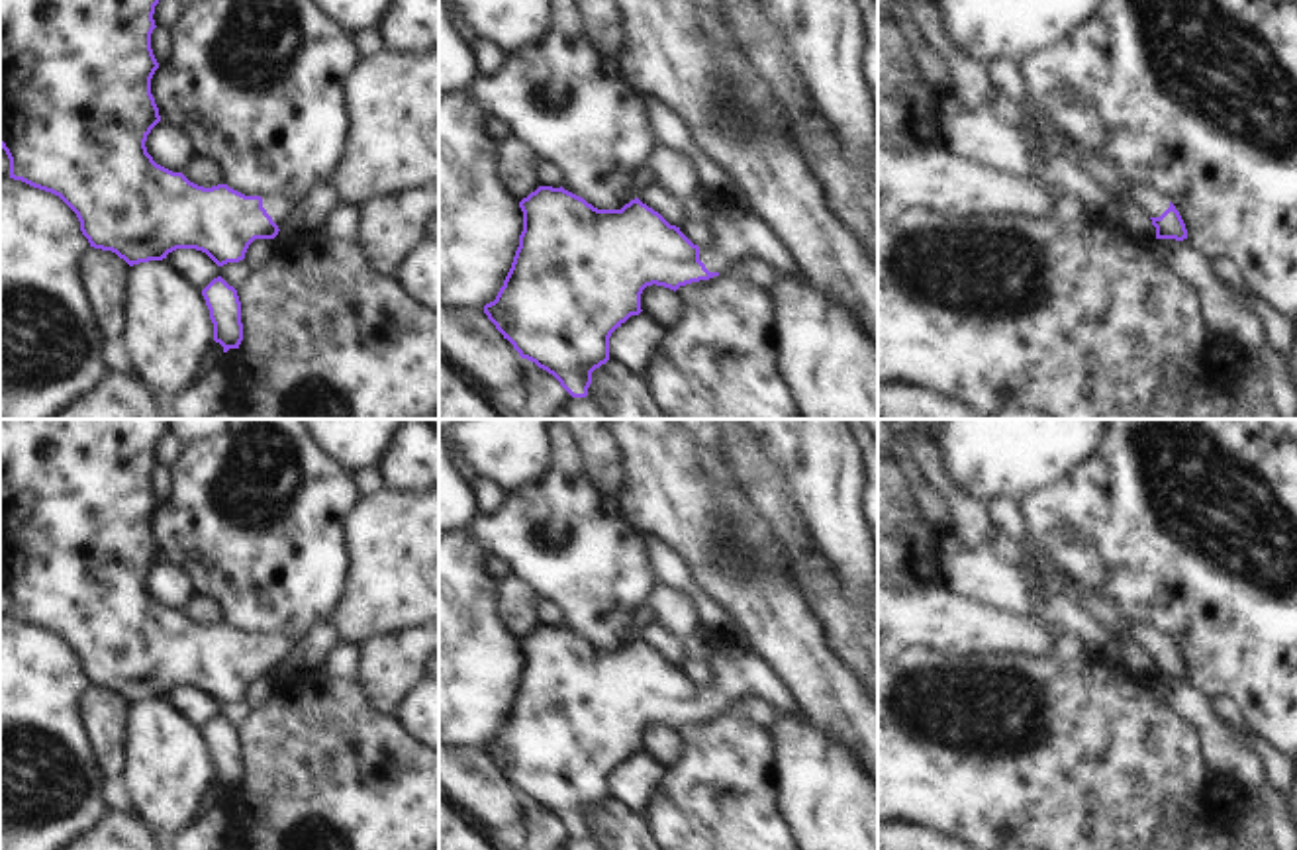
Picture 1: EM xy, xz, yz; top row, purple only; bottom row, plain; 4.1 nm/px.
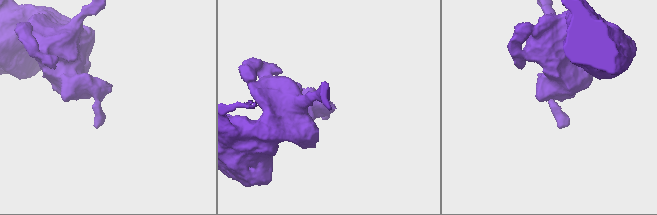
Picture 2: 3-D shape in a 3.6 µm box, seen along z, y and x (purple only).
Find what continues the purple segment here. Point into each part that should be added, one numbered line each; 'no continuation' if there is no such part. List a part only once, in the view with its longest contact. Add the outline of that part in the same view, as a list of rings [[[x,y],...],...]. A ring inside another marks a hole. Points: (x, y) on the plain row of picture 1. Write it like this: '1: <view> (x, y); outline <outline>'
1: xz (735, 672); outline [[[717,640],[711,642],[707,664],[711,678],[699,685],[699,699],[709,711],[729,711],[745,695],[762,697],[778,715],[797,709],[786,685],[754,654]]]

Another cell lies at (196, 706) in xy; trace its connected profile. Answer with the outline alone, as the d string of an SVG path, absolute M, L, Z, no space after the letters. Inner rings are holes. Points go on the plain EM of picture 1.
M176 687L167 693L167 699L186 721L200 729L219 715L219 705L196 687Z

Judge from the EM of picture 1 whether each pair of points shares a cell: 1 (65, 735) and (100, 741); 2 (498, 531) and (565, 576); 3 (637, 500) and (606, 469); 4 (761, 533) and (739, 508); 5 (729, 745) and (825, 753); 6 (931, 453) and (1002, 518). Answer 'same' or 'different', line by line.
1: different
2: same
3: different
4: same
5: different
6: different

